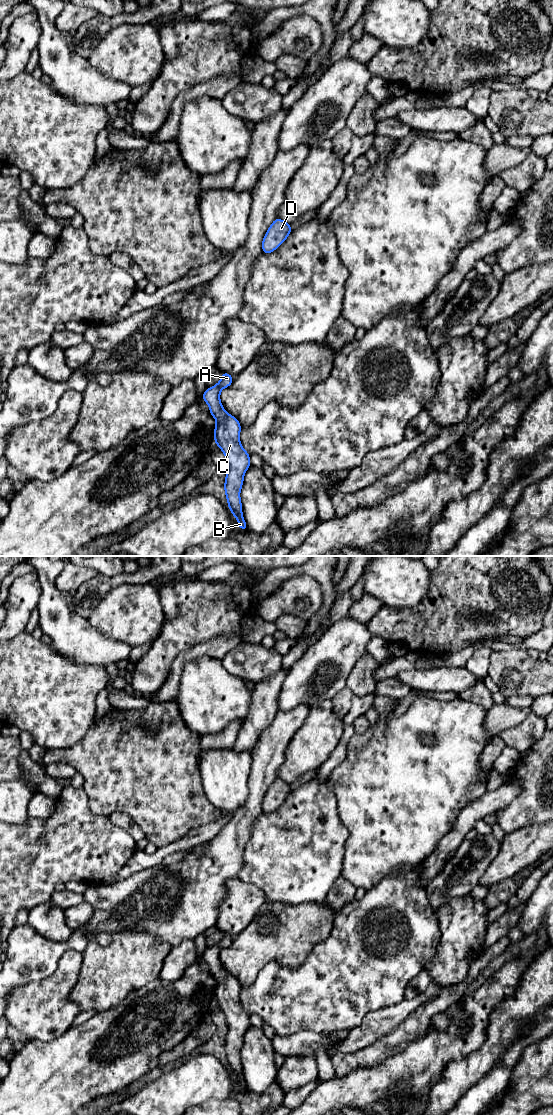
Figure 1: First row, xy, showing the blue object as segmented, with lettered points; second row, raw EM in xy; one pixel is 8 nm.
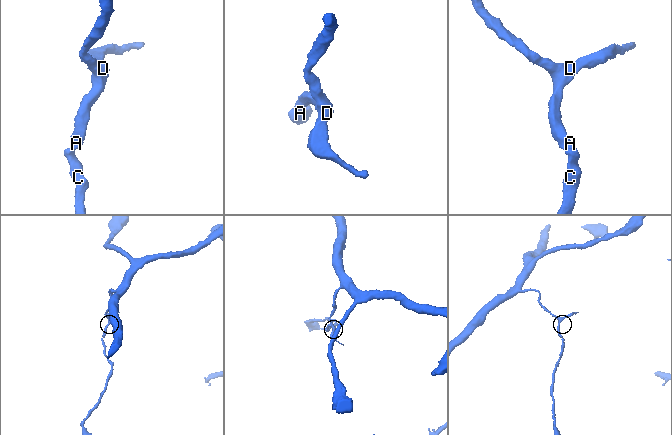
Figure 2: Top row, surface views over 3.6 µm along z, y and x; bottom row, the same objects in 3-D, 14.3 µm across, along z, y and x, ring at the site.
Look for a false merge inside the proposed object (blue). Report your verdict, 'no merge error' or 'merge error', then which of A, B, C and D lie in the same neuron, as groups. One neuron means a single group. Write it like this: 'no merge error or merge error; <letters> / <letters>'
no merge error; A B C D

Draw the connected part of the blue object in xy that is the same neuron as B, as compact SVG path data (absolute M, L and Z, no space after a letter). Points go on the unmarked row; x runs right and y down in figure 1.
M221 932L222 938L211 948L207 948L202 959L208 964L211 975L216 980L214 989L214 1002L225 1015L227 1033L224 1050L228 1062L228 1068L238 1081L238 1087L248 1090L243 1078L240 1051L244 1041L244 1034L251 1026L249 1013L241 1005L239 995L241 985L232 975L228 974L220 961L220 952L229 947L233 942L233 936Z

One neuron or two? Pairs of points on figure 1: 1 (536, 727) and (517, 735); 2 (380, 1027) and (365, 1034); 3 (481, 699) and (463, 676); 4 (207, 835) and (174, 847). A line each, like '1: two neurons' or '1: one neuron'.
1: one neuron
2: one neuron
3: two neurons
4: one neuron

